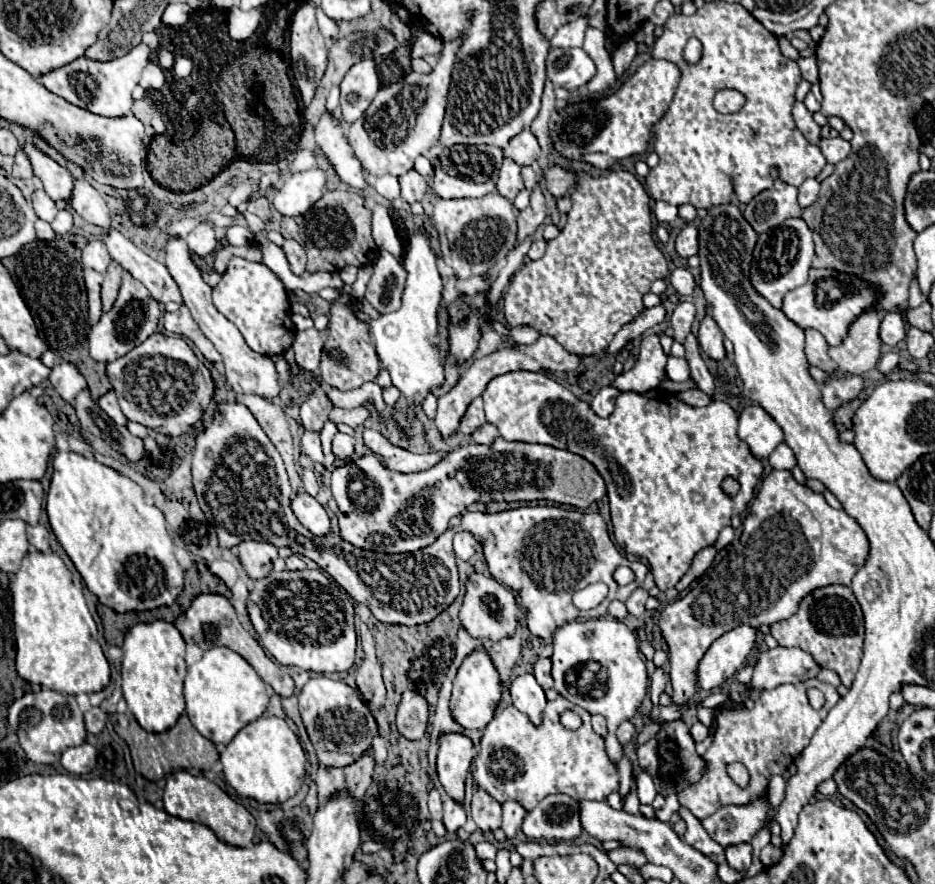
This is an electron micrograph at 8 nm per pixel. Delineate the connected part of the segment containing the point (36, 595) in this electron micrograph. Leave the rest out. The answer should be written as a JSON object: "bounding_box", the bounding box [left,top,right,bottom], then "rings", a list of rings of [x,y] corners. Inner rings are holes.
{"bounding_box":[11,547,111,697],"rings":[[[31,547],[11,583],[11,595],[17,673],[27,683],[73,697],[103,691],[109,685],[111,671],[97,641],[97,625],[87,609],[81,587],[73,583],[71,571],[59,555],[39,553]]]}

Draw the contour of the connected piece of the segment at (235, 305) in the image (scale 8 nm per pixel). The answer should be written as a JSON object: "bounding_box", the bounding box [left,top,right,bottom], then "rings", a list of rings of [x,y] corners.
{"bounding_box":[213,257,295,355],"rings":[[[233,257],[219,285],[213,289],[213,303],[229,321],[239,327],[243,339],[255,353],[279,355],[291,347],[295,325],[289,313],[289,297],[283,281],[263,263]]]}

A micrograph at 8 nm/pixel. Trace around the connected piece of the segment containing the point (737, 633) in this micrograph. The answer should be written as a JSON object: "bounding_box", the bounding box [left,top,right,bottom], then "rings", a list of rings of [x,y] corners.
{"bounding_box":[697,625,770,691],"rings":[[[739,625],[713,641],[697,665],[697,685],[705,691],[713,691],[733,673],[737,673],[745,665],[745,659],[753,649],[755,635],[758,633],[770,633],[770,627]]]}

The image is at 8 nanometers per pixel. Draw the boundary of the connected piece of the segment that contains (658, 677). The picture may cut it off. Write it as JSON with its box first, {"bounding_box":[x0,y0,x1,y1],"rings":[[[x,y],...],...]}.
{"bounding_box":[649,667,667,705],"rings":[[[657,667],[655,673],[651,675],[651,687],[649,687],[649,695],[651,695],[653,705],[659,703],[659,693],[665,691],[665,685],[667,685],[667,675],[661,667]]]}

